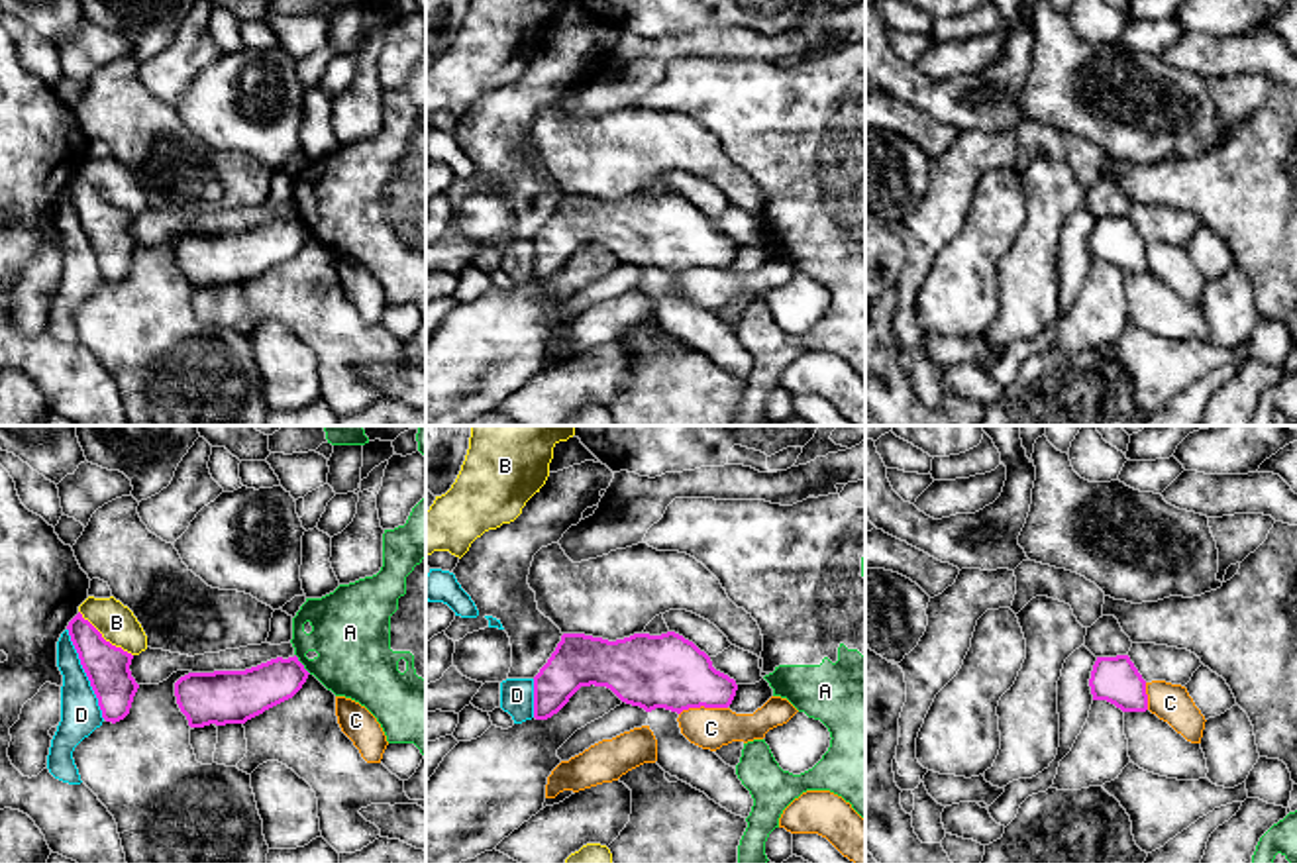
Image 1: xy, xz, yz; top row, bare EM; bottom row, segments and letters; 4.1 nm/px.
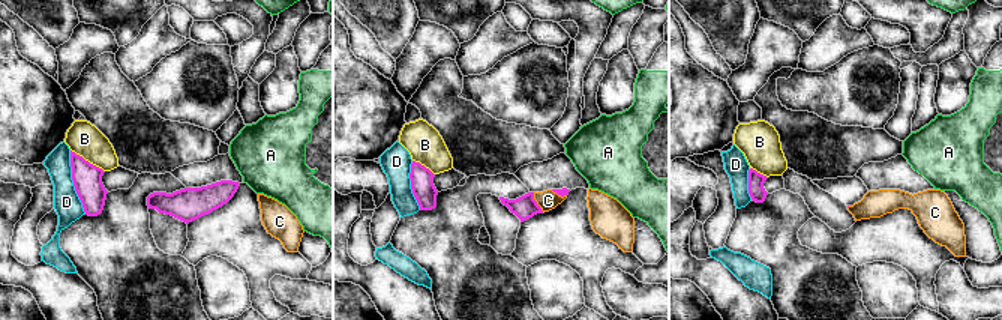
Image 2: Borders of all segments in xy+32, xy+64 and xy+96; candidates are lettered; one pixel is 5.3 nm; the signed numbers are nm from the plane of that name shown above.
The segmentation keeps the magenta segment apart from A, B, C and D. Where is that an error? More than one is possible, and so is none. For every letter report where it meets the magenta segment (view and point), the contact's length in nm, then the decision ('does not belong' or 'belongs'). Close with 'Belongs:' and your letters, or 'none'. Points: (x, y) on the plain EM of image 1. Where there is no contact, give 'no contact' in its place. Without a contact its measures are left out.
A: meets magenta in xy at (301, 224); contact 110 nm long; does not belong
B: meets magenta in xy at (103, 199); contact 300 nm long; does not belong
C: meets magenta in xz at (703, 265); contact 200 nm long; does not belong
D: meets magenta in xy at (85, 232); contact 400 nm long; does not belong
Belongs: none

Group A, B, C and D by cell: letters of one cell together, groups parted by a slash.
A / B / C / D

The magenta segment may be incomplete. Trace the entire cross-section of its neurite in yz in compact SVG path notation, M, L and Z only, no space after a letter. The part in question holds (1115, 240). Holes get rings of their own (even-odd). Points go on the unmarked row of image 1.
M1128 216L1097 218L1089 239L1093 261L1107 261L1122 273L1146 273L1146 241Z

